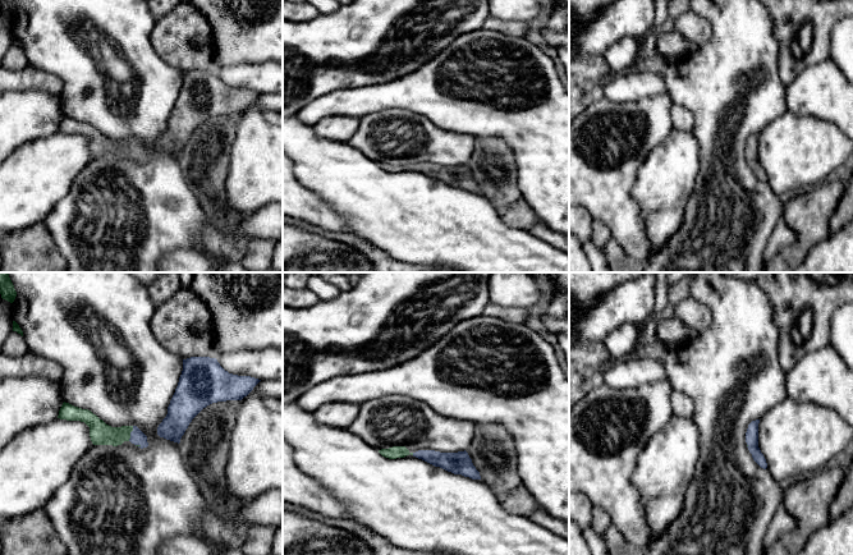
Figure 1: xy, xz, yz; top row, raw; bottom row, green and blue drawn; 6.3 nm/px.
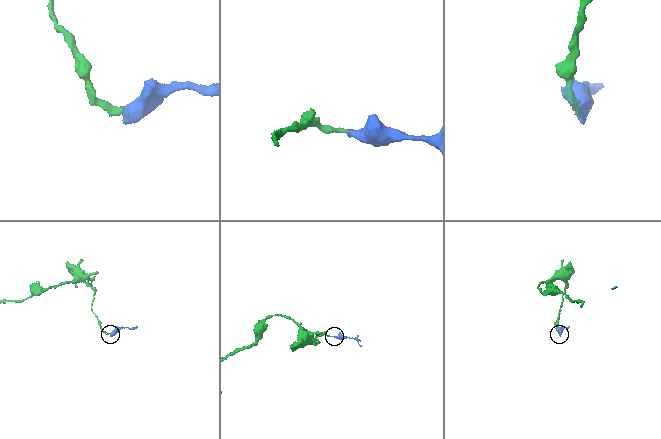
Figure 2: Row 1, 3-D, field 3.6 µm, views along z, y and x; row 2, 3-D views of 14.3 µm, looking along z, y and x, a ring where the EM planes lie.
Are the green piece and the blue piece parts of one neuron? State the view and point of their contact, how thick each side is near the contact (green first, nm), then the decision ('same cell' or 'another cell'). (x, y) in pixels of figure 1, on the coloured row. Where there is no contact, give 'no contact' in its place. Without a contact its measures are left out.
xy (129, 434) | 140/90 nm | same cell

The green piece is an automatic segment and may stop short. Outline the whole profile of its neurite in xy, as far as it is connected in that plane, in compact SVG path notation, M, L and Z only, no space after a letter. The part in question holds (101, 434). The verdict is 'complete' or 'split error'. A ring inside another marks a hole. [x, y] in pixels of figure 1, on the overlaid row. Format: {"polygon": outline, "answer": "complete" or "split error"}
{"polygon": "M63 403L58 418L67 421L81 421L90 427L90 437L93 445L121 445L130 441L143 449L148 446L147 436L137 426L111 427L88 409Z", "answer": "split error"}

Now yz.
{"polygon": "M760 419L752 421L748 425L746 432L746 442L749 453L752 454L753 460L763 469L767 468L766 459L758 448L758 423Z", "answer": "split error"}

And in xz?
{"polygon": "M393 446L389 449L381 449L379 453L389 459L404 458L407 455L413 455L405 446Z", "answer": "complete"}

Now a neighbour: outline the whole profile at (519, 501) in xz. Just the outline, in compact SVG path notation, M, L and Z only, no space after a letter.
M518 486L501 499L501 506L517 515L529 518L536 510L542 509L531 492L523 486Z

